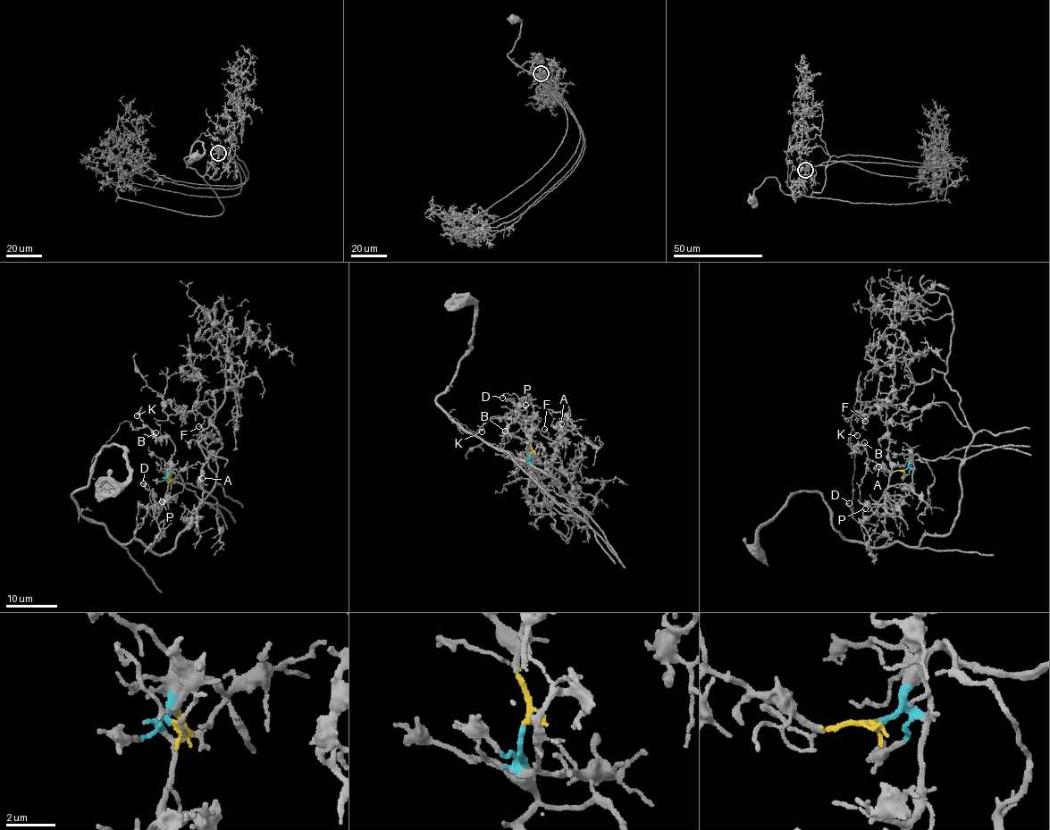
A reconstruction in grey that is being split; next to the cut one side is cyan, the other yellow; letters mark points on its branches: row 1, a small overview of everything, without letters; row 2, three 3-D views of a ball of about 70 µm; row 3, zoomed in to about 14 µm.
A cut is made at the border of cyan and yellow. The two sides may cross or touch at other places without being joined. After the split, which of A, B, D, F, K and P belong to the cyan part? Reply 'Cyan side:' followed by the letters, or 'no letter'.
Cyan side: A, D, F, P

